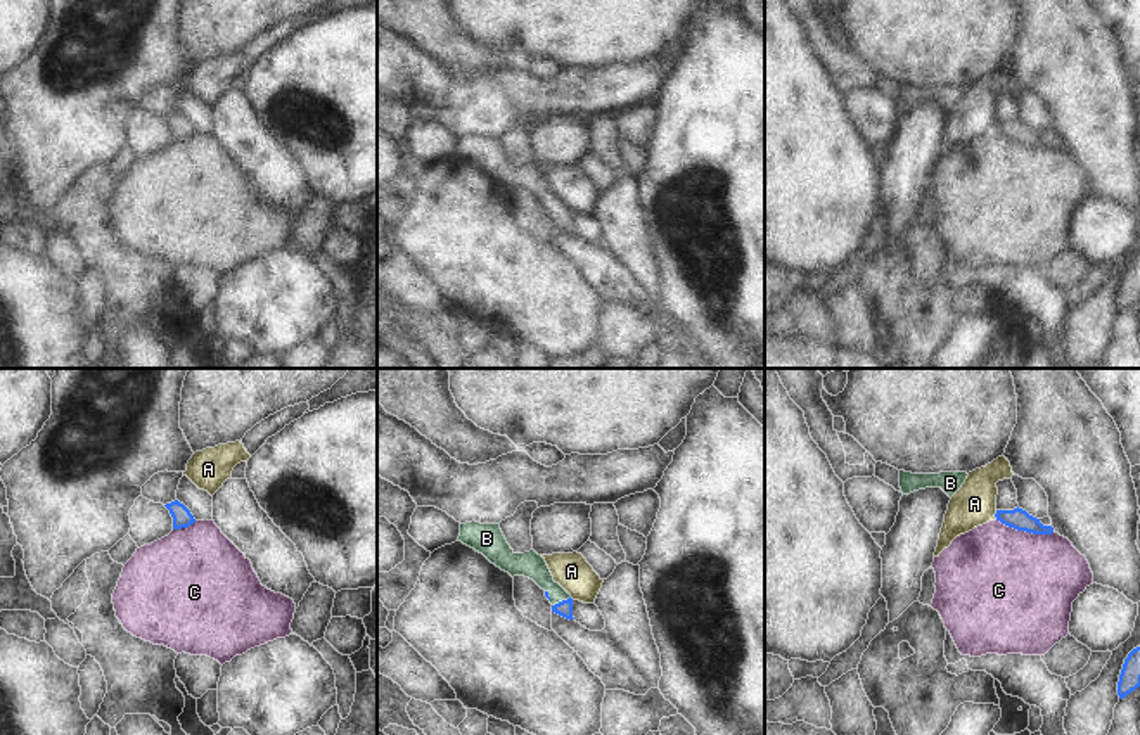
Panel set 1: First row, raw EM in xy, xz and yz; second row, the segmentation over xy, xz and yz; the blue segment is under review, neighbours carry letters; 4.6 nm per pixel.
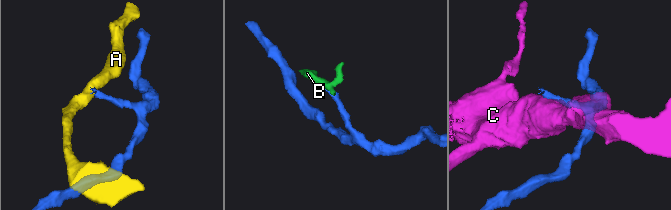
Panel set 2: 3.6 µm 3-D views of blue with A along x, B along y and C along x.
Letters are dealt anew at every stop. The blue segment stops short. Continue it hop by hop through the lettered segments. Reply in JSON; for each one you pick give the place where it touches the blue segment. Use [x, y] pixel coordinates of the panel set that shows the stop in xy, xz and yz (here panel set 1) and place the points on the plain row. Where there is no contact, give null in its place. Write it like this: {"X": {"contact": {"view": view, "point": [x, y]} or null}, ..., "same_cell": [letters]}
{"B": {"contact": {"view": "xz", "point": [563, 213]}}, "same_cell": ["B"]}

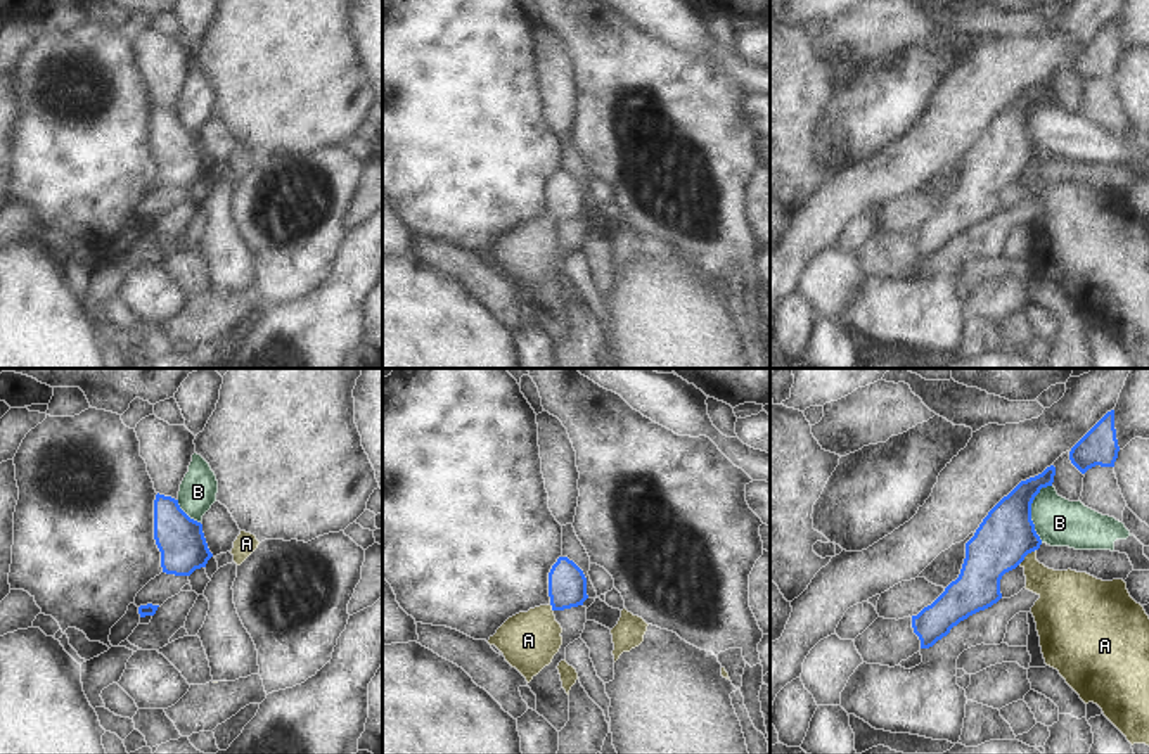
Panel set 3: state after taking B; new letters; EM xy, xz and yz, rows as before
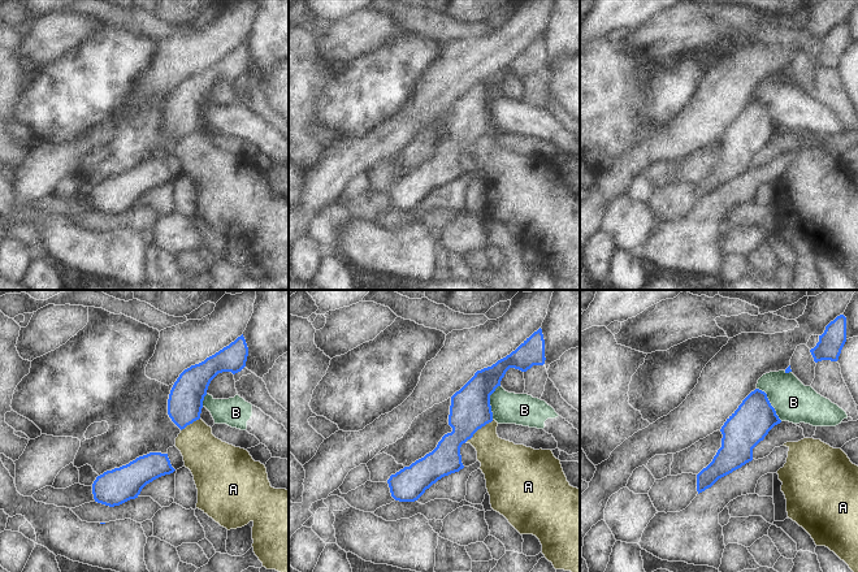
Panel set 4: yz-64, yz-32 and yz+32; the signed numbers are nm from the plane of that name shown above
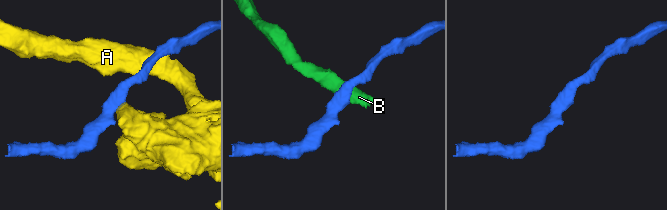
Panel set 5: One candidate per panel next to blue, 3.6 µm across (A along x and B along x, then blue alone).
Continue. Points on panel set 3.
{"same_cell": []}

